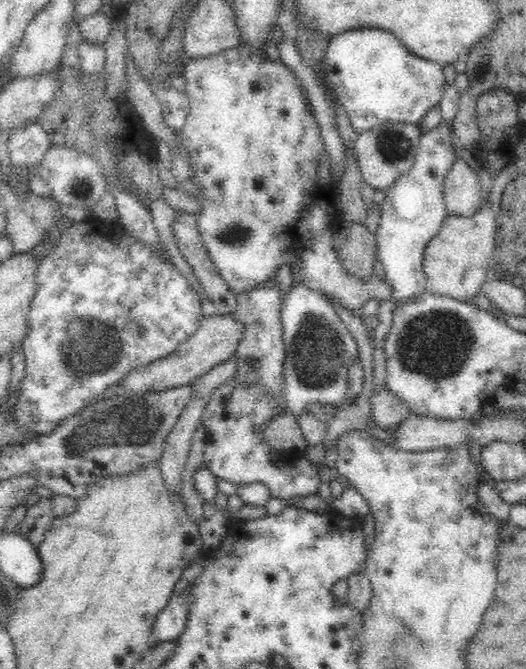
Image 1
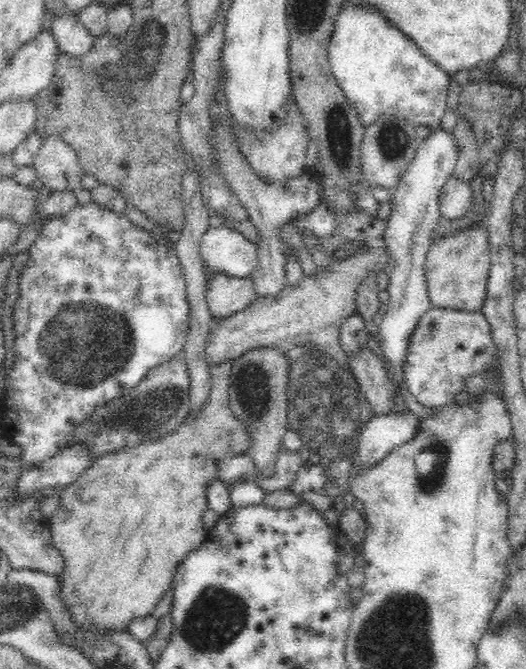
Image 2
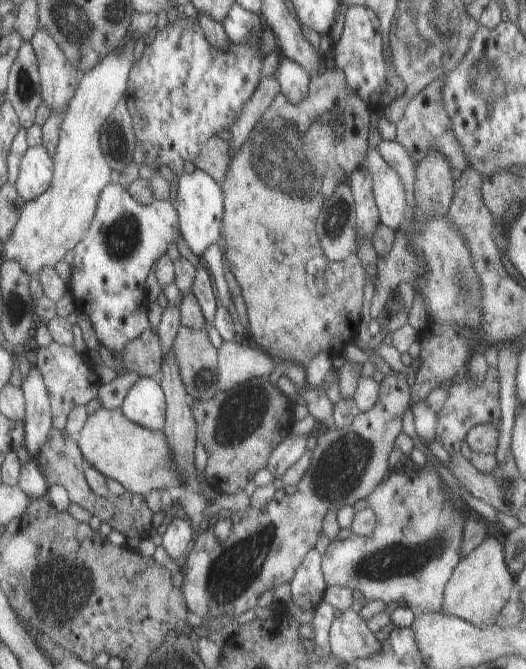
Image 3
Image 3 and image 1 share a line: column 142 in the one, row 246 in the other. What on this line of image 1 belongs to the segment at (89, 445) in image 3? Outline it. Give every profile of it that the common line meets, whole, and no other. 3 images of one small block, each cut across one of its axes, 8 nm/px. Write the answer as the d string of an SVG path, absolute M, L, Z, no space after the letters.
M490 196L488 202L484 202L474 214L470 216L462 216L462 214L446 214L442 220L442 226L438 228L438 232L430 238L430 242L424 248L422 254L422 268L424 268L424 276L426 276L426 290L438 296L450 296L458 302L470 302L472 298L480 296L480 288L482 284L488 280L488 262L492 260L494 248L496 248L496 216L494 210L490 206Z

